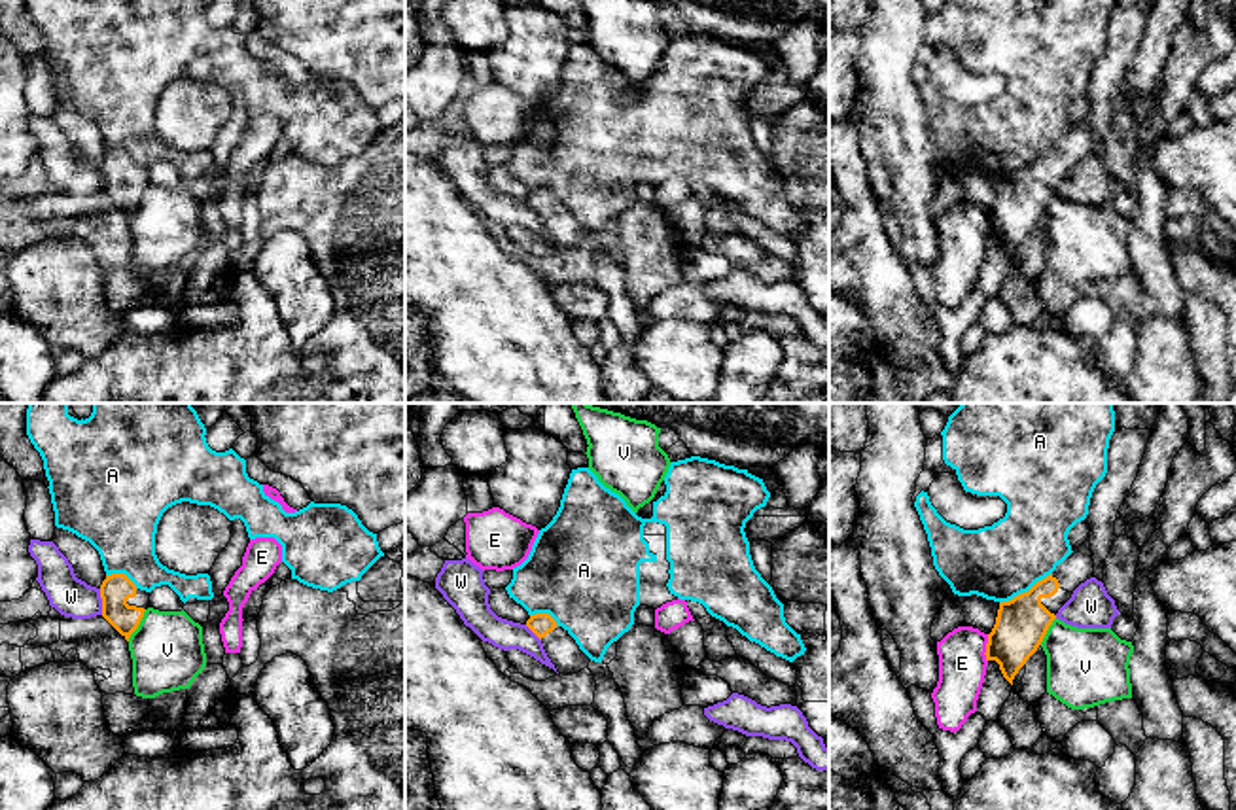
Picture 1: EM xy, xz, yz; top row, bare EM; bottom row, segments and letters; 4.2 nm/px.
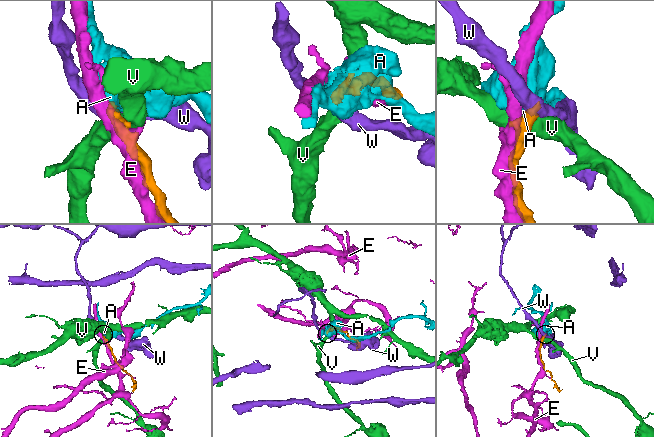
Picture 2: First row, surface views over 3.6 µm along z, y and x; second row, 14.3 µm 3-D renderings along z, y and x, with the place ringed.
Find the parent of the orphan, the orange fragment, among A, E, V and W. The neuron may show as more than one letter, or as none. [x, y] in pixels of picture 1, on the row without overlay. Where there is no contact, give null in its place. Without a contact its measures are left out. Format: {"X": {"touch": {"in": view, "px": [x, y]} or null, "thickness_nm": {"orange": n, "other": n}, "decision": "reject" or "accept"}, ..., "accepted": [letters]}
{"A": {"touch": {"in": "yz", "px": [1024, 169]}, "thickness_nm": {"orange": 220, "other": 320}, "decision": "reject"}, "E": {"touch": {"in": "yz", "px": [987, 224]}, "thickness_nm": {"orange": 220, "other": 200}, "decision": "reject"}, "V": {"touch": {"in": "xy", "px": [139, 199]}, "thickness_nm": {"orange": 140, "other": 320}, "decision": "reject"}, "W": {"touch": {"in": "xy", "px": [103, 178]}, "thickness_nm": {"orange": 140, "other": 170}, "decision": "reject"}, "accepted": []}

